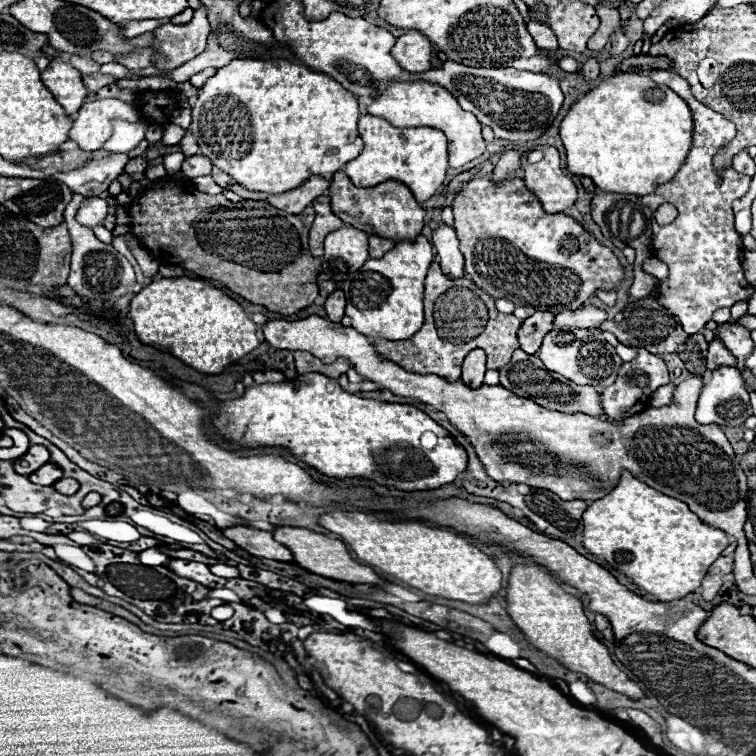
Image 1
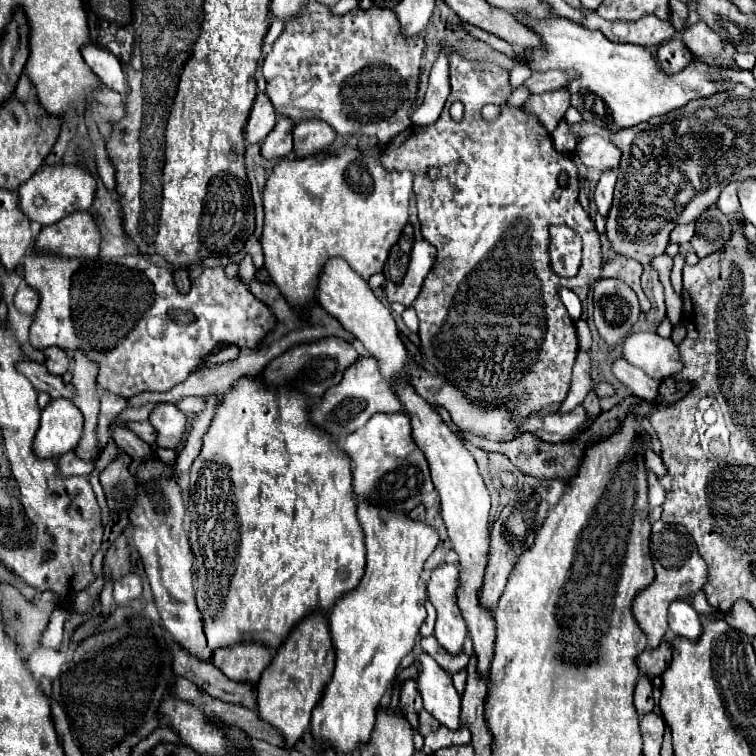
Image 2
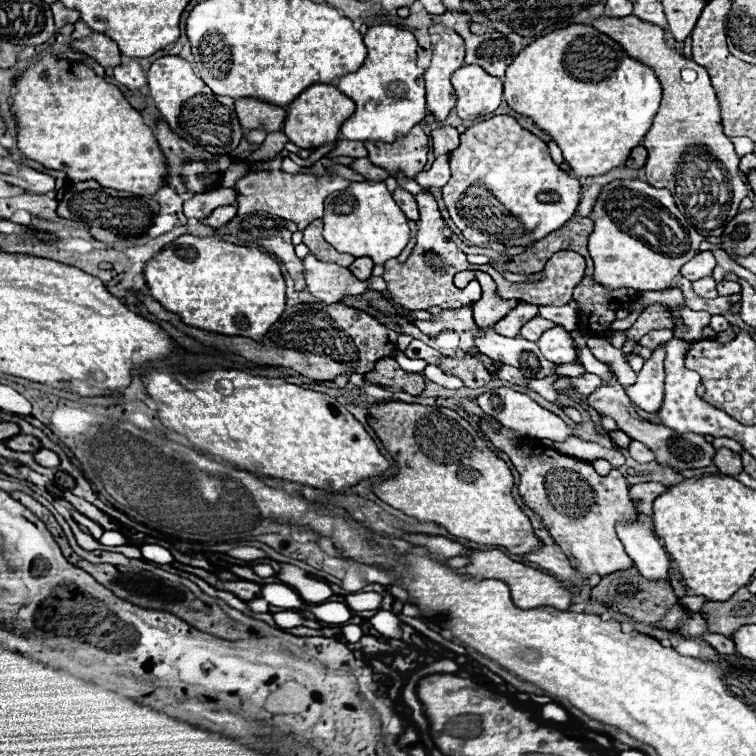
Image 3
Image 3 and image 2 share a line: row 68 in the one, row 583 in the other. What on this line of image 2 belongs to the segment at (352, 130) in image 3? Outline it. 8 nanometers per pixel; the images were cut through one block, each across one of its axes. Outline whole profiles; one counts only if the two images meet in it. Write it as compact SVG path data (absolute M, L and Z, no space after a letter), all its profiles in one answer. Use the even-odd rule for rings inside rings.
M368 500L358 502L358 516L366 534L366 570L360 584L332 608L328 614L330 632L336 646L336 666L334 674L324 686L324 696L320 704L312 710L310 730L316 742L330 744L338 752L350 752L360 746L360 742L368 742L370 732L376 722L376 708L396 676L396 668L400 660L414 648L420 624L426 618L426 588L420 580L420 572L424 568L426 558L434 552L438 544L438 532L420 520L410 520L406 512L388 512L388 508L378 508L368 504Z

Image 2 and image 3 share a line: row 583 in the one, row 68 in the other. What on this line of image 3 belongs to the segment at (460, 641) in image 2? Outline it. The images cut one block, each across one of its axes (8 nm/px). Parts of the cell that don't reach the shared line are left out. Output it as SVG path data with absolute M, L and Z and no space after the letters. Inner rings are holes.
M442 22L434 24L430 32L438 34L440 40L434 46L432 64L424 74L426 106L432 112L434 120L442 122L456 106L456 94L450 84L450 76L464 64L464 40Z

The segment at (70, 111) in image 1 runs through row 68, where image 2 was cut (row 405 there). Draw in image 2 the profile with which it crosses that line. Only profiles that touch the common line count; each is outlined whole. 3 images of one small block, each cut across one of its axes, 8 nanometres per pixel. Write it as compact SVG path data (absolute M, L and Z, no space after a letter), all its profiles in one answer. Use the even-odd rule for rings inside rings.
M54 398L42 410L34 452L40 458L60 458L76 448L82 436L82 412L68 398Z

